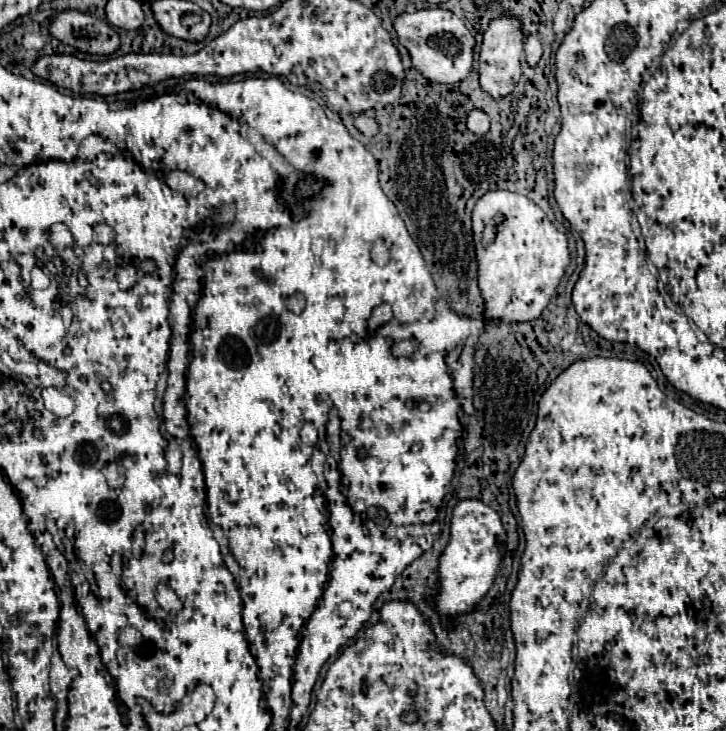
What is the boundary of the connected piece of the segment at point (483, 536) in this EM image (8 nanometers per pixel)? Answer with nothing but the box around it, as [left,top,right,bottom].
[436,500,506,614]

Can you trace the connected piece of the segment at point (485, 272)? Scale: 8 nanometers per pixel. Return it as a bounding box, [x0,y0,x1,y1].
[472,190,570,322]

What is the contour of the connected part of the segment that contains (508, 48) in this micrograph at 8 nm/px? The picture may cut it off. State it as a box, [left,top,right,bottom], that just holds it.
[478,18,524,100]

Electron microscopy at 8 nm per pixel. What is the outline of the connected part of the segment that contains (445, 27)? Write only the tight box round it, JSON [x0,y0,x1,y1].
[394,8,474,84]

